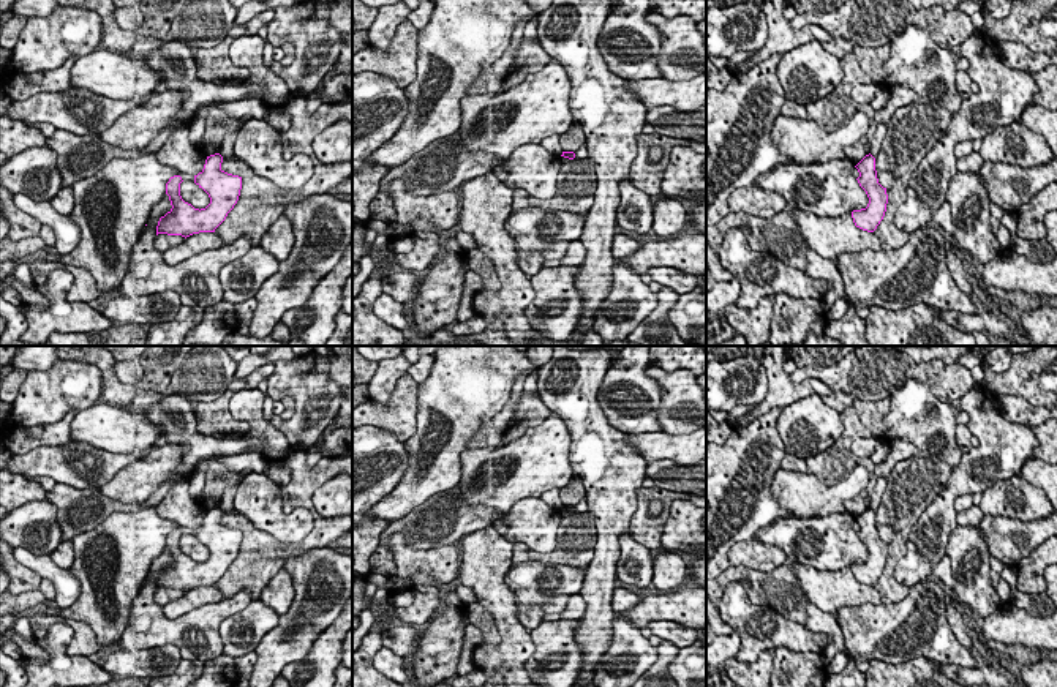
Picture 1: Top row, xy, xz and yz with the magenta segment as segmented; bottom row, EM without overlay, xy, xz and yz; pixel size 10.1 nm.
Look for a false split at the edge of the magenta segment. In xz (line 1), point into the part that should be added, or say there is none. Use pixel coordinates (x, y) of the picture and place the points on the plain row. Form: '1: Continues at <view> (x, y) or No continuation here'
1: No continuation here

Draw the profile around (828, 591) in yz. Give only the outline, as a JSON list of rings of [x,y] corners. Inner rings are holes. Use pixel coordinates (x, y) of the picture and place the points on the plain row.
[[[793,562],[792,567],[807,600],[823,613],[834,614],[842,606],[864,603],[882,605],[880,594],[874,586],[856,581],[852,567],[834,572],[817,570],[799,562]]]

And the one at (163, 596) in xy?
[[[158,588],[153,599],[163,608],[166,603],[180,599],[183,594],[185,591],[182,589]]]

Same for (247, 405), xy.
[[[258,387],[234,393],[229,403],[229,411],[235,420],[242,420],[250,425],[245,434],[246,437],[262,439],[273,450],[292,450],[283,431],[276,430],[264,417],[264,393]]]

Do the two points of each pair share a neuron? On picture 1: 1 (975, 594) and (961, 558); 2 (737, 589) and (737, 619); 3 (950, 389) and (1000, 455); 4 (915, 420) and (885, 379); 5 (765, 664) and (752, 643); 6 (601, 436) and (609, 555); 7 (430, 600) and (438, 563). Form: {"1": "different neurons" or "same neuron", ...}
{"1": "same neuron", "2": "same neuron", "3": "different neurons", "4": "different neurons", "5": "different neurons", "6": "same neuron", "7": "different neurons"}

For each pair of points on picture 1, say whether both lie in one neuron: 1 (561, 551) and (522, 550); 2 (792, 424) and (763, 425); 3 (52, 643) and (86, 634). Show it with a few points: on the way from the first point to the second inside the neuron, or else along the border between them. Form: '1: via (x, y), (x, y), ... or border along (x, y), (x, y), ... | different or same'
1: via (552, 556), (531, 555) | same
2: border along (779, 411), (776, 431), (786, 452) | different
3: border along (60, 621), (73, 630), (67, 653), (87, 657) | different

